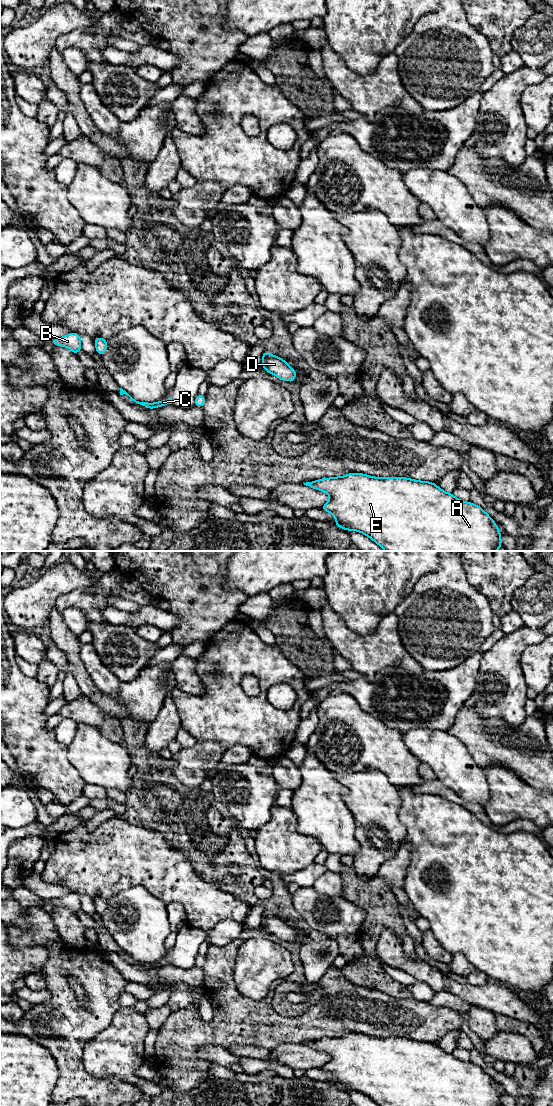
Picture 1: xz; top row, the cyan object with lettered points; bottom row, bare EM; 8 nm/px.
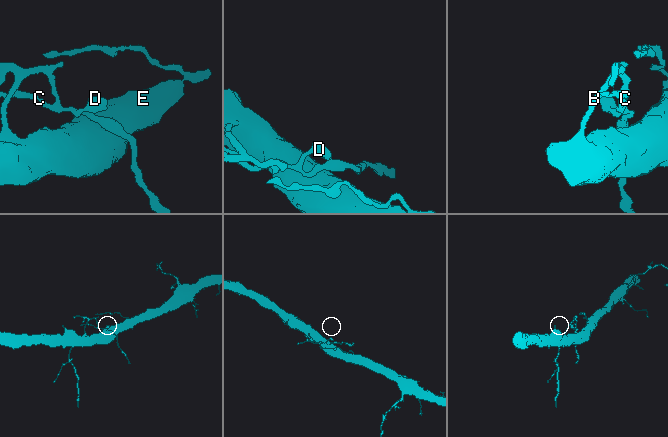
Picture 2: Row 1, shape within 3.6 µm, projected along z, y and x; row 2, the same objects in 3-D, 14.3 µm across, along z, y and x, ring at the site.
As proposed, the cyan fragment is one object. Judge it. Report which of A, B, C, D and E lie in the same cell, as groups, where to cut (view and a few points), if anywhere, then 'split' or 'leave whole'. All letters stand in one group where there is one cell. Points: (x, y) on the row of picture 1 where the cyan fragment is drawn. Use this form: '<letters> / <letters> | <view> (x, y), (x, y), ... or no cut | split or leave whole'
A B C D E | no cut | leave whole

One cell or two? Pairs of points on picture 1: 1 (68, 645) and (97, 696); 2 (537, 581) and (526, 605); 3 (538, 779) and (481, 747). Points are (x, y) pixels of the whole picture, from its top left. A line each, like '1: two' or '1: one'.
1: one
2: one
3: one

